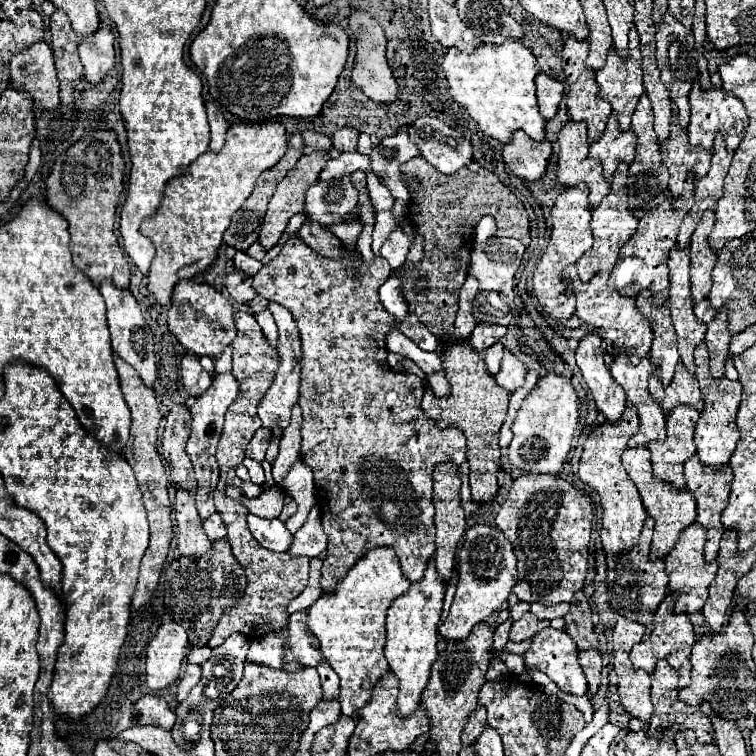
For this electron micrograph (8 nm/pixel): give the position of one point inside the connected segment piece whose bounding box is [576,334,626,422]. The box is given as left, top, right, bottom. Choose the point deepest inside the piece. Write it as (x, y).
(609, 396)

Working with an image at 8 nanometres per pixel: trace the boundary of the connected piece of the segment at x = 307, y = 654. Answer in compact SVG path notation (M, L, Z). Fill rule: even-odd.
M306 610L294 612L290 616L290 624L286 630L286 642L302 666L318 666L324 660L324 656L312 644L312 632L306 626L306 616L308 616Z

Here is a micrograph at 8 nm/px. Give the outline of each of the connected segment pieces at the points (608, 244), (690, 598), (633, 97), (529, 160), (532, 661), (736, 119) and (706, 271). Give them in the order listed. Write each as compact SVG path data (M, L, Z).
M622 162L618 164L618 170L612 178L612 192L600 202L598 208L592 210L592 232L594 232L594 244L592 248L576 262L578 274L582 282L588 282L596 272L600 270L612 270L616 260L618 260L618 252L620 248L634 236L636 228L638 228L638 218L628 210L628 192L626 192L628 183L628 164Z
M694 522L694 524L690 524L690 528L686 528L682 532L682 536L678 538L676 546L672 548L672 552L664 558L666 574L670 578L668 588L676 596L674 612L686 612L686 614L698 612L698 610L702 610L704 602L708 600L708 586L716 576L718 560L706 562L704 544L706 544L706 528L702 528L698 522Z
M632 24L630 28L630 44L628 44L628 58L622 60L618 56L618 52L614 52L614 48L610 48L608 52L608 58L606 58L606 64L596 72L596 82L600 84L600 98L602 100L608 100L612 104L612 110L614 114L618 116L618 122L620 122L620 128L622 130L628 130L630 128L630 118L632 118L632 112L644 92L644 86L642 86L642 54L640 54L640 38L638 38L638 32Z
M516 132L510 144L502 146L502 158L522 180L540 180L546 174L552 146L548 140L536 142L524 132Z
M546 628L534 636L532 648L524 654L526 666L548 674L562 692L582 696L588 690L586 676L578 664L576 642L564 632Z
M696 80L690 90L690 112L692 112L692 116L690 116L688 134L690 134L692 146L704 146L704 148L712 150L712 142L714 142L716 132L722 132L728 142L728 148L730 150L738 148L738 144L746 132L746 108L738 98L734 98L724 88L712 86L710 90L704 90L704 88L700 88L700 84Z
M706 210L702 214L702 220L698 224L698 228L692 234L690 240L690 280L692 280L692 298L694 302L700 302L704 298L708 298L708 292L712 288L712 270L716 266L718 254L710 248L708 244L708 234L714 228L714 210Z

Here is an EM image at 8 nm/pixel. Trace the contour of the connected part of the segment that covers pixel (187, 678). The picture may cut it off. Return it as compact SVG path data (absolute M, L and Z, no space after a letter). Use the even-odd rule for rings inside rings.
M188 664L186 666L186 672L178 684L178 692L190 692L200 680L200 666L194 666L194 664Z

